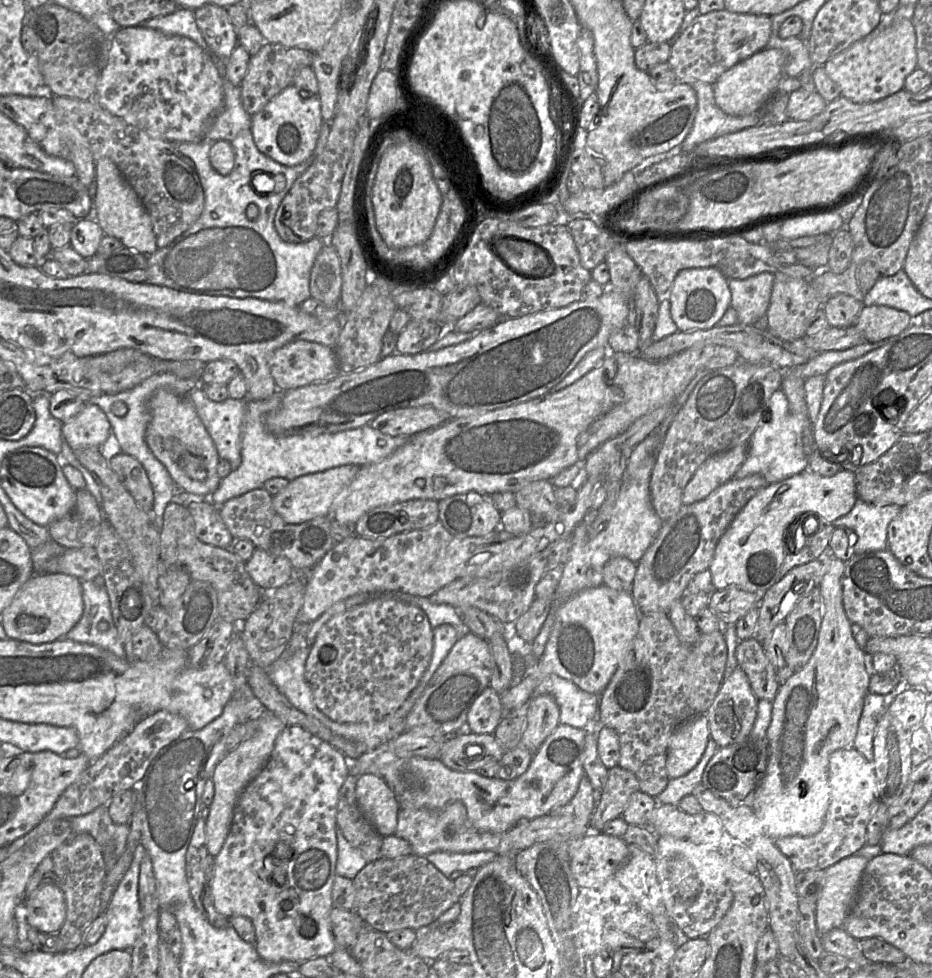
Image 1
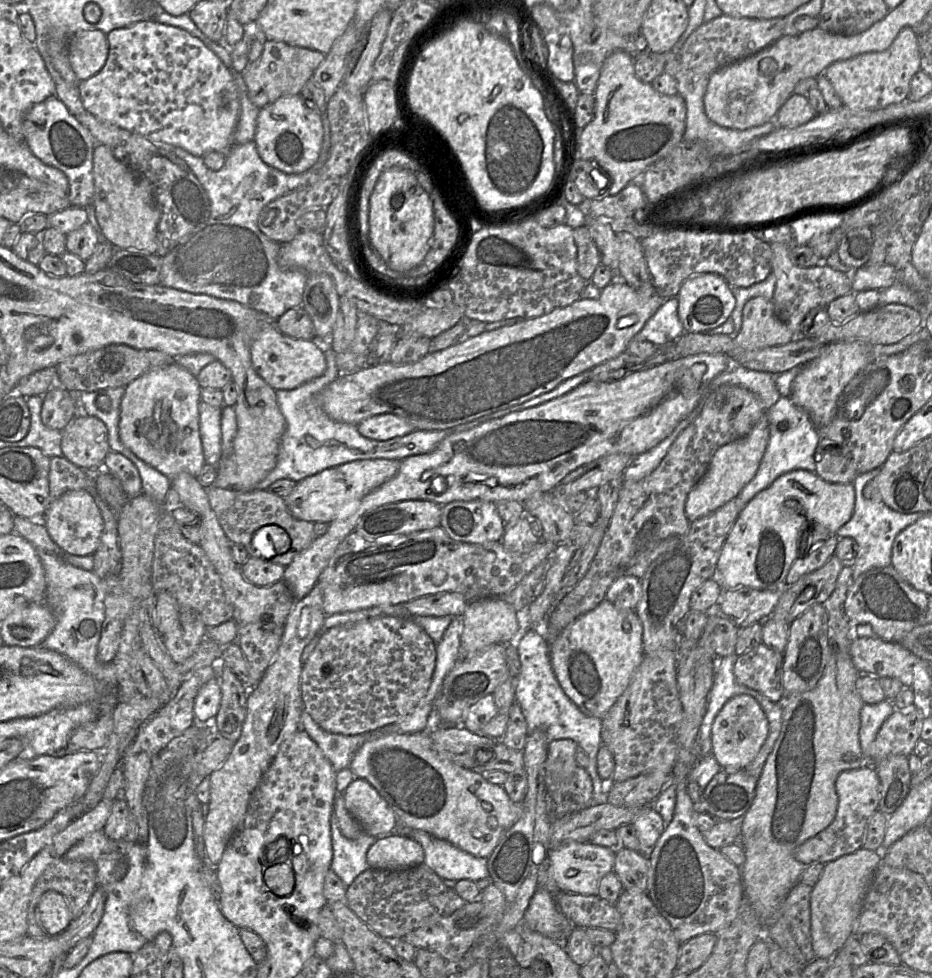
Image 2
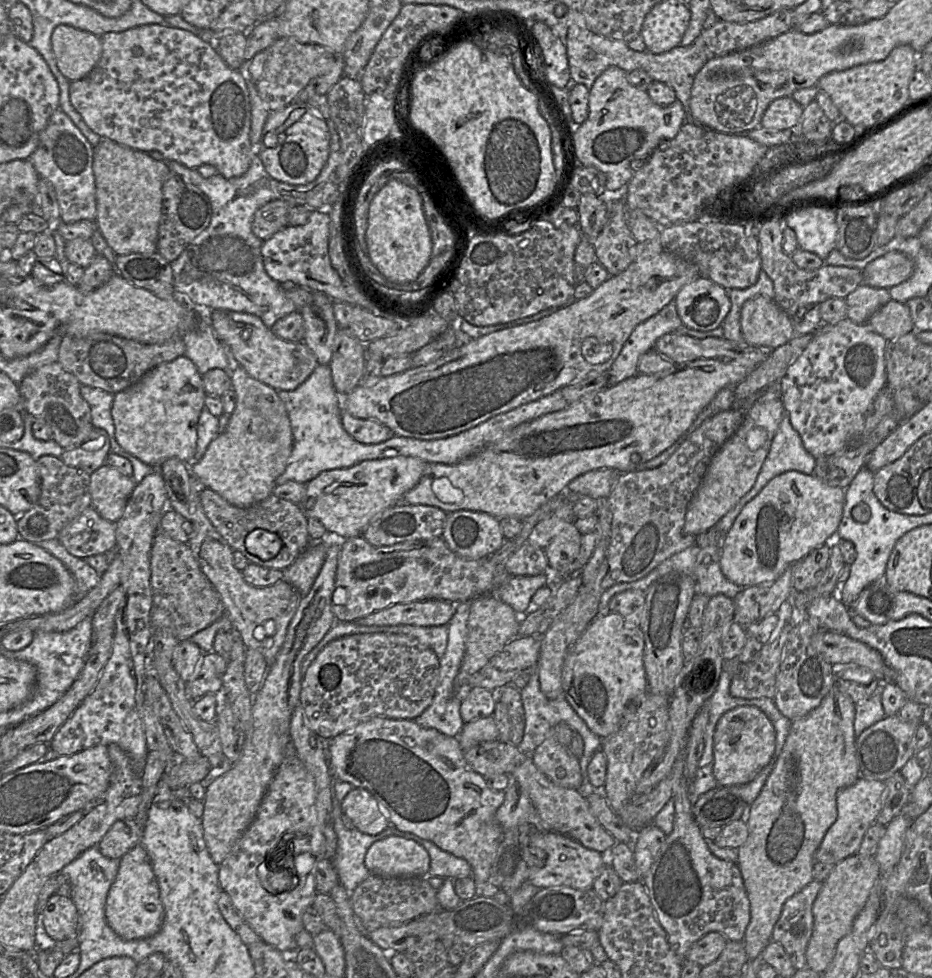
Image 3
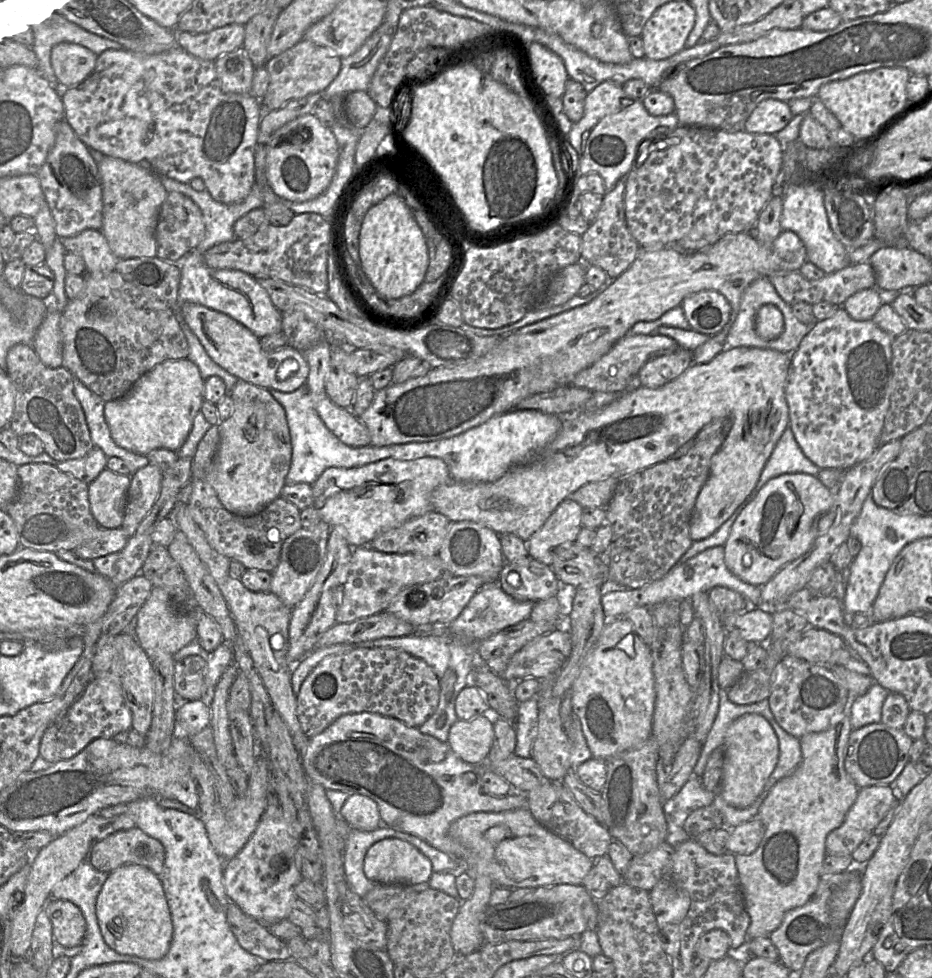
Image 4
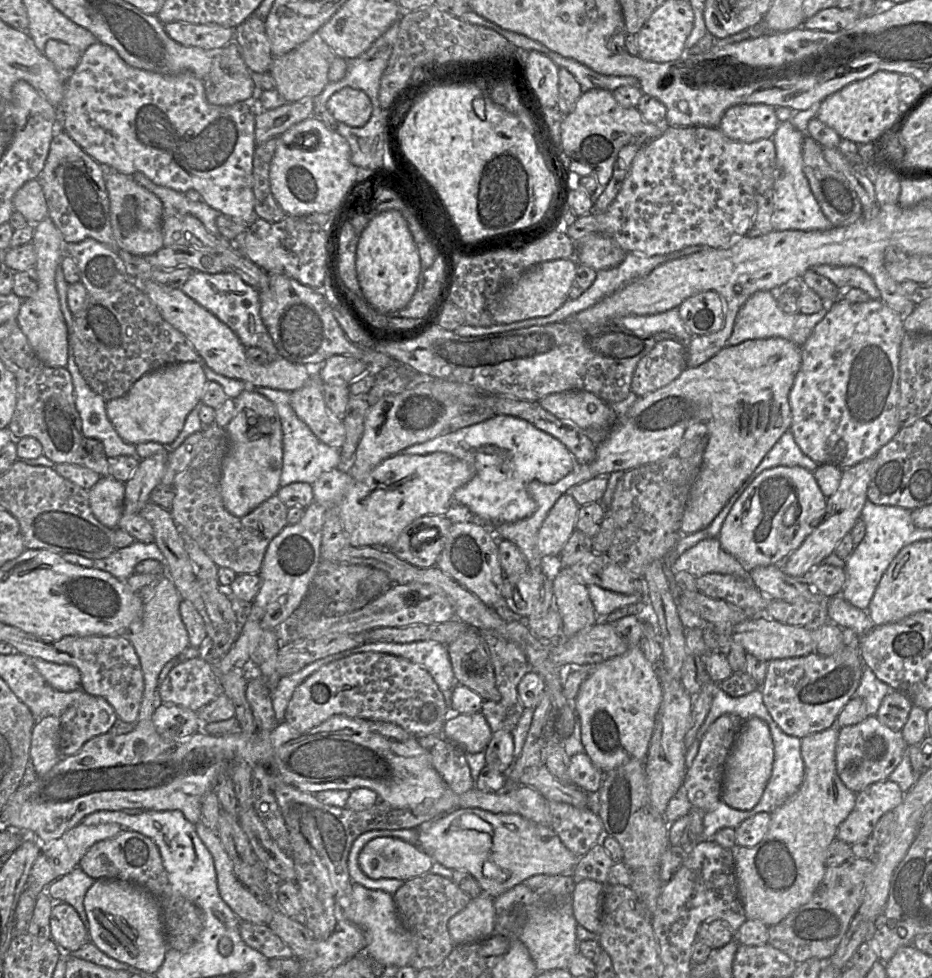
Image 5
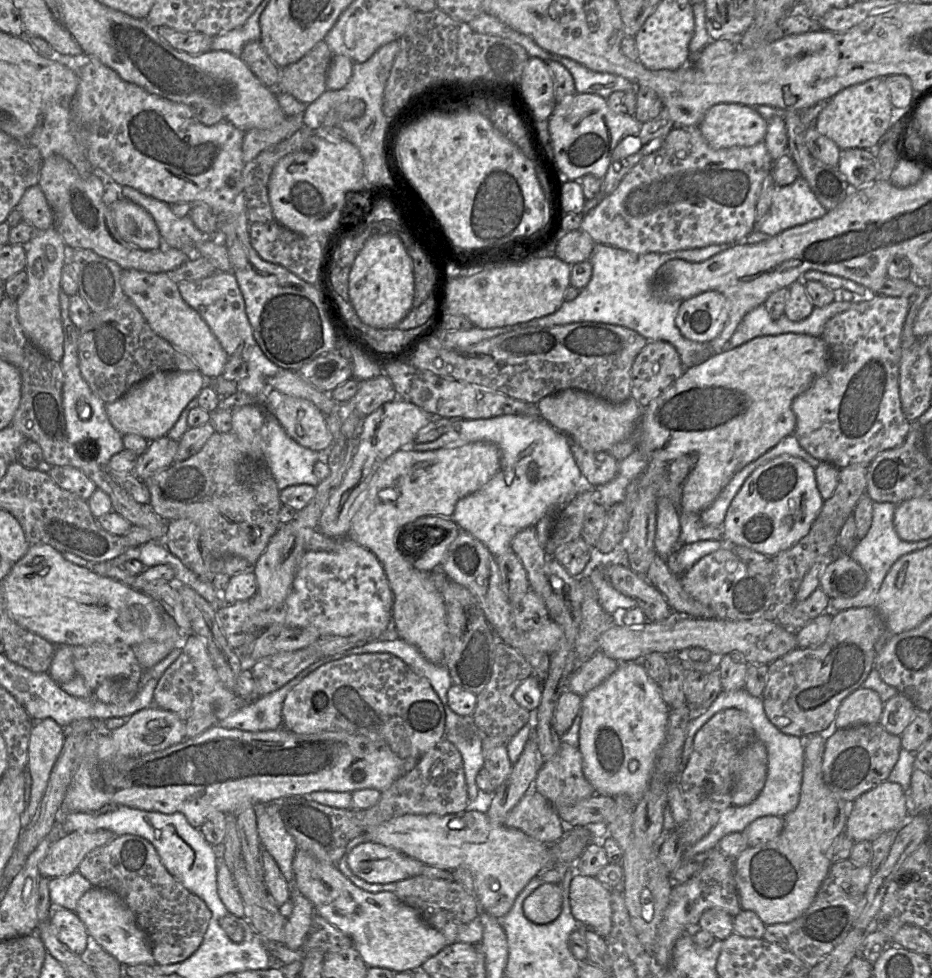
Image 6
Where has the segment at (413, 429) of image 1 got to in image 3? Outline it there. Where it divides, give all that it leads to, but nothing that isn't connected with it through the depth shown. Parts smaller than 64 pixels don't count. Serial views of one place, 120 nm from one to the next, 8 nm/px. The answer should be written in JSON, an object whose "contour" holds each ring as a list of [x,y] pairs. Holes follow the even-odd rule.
{"contour":[[[341,398],[341,423],[345,431],[357,442],[363,444],[378,444],[380,442],[386,441],[394,436],[393,431],[387,426],[381,424],[380,422],[372,419],[358,419],[350,415],[346,410],[342,410],[342,398]]]}

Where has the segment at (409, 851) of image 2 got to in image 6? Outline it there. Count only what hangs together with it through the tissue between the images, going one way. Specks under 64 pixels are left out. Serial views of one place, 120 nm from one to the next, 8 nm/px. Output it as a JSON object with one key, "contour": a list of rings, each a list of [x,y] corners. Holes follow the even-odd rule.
{"contour":[[[374,842],[355,846],[347,856],[352,873],[367,883],[396,883],[421,875],[425,865],[402,852]]]}

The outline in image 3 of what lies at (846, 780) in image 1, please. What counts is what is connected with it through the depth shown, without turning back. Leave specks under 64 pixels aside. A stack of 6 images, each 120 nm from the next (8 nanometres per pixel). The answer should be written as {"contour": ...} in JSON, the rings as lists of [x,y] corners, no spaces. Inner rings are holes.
{"contour":[[[860,777],[858,781],[840,790],[837,794],[837,819],[827,830],[814,859],[815,862],[837,864],[858,853],[866,831],[873,825],[884,804],[884,781],[869,780]]]}

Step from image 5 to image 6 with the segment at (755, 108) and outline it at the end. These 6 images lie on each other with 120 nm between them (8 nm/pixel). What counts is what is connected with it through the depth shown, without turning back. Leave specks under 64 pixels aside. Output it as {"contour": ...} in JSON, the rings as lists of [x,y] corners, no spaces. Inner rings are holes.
{"contour":[[[736,103],[712,106],[697,125],[714,148],[749,147],[763,141],[768,121],[755,107]]]}

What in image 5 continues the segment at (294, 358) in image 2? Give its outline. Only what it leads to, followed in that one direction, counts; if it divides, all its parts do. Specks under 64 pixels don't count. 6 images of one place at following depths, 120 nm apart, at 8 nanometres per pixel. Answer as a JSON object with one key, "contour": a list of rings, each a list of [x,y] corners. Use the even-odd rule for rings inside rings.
{"contour":[[[144,282],[141,284],[141,288],[149,297],[151,302],[157,307],[163,319],[185,336],[197,354],[202,357],[206,365],[217,374],[232,379],[242,380],[250,387],[268,387],[287,392],[293,392],[302,388],[311,377],[312,368],[303,364],[289,362],[282,357],[278,357],[277,359],[269,361],[266,364],[256,364],[250,362],[245,355],[246,348],[240,342],[237,335],[216,316],[185,295],[181,289],[172,289],[160,286],[154,282]]]}

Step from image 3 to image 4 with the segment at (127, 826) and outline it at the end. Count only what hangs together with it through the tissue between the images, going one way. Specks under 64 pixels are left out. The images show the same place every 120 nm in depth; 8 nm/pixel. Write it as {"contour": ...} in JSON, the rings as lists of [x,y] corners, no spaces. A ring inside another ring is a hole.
{"contour":[[[135,826],[95,842],[87,860],[101,872],[111,873],[123,865],[136,864],[150,869],[160,878],[165,850],[157,839]]]}

